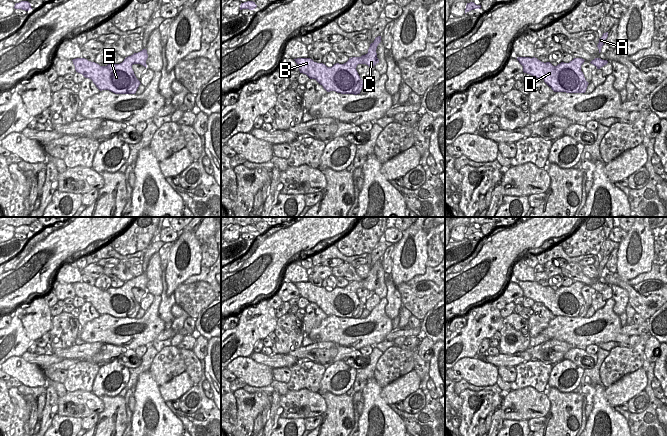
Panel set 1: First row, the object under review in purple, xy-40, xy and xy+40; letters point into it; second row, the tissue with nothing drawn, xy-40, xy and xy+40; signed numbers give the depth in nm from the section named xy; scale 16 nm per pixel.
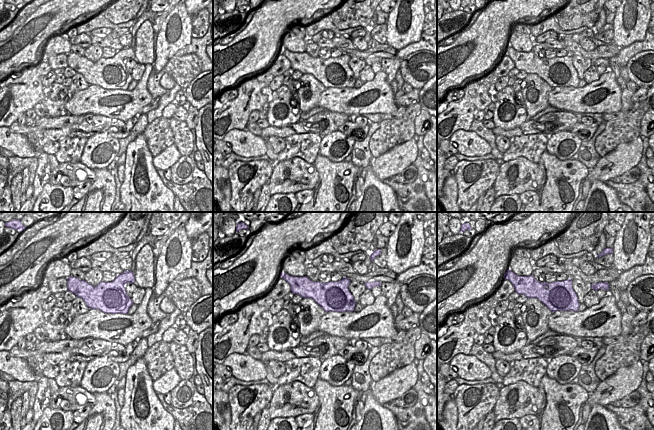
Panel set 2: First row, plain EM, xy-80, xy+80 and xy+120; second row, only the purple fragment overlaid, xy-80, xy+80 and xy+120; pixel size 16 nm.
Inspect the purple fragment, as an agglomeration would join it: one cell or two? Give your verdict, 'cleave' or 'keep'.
keep

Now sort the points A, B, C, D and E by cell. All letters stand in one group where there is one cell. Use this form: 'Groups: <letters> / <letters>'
Groups: A B C D E

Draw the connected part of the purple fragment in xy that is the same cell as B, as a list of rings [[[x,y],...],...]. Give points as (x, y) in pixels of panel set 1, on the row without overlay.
[[[378,260],[370,268],[367,278],[349,282],[346,287],[336,287],[332,291],[314,286],[310,282],[294,284],[299,290],[300,297],[306,298],[310,303],[315,303],[327,316],[335,315],[341,318],[357,319],[360,318],[365,307],[360,302],[356,291],[358,288],[366,288],[373,292],[379,287],[376,273],[380,266],[381,260]]]

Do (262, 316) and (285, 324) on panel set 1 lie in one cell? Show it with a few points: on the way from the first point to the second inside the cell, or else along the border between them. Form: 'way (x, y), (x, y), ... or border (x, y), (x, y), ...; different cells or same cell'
border (278, 318), (276, 328), (273, 331); different cells

